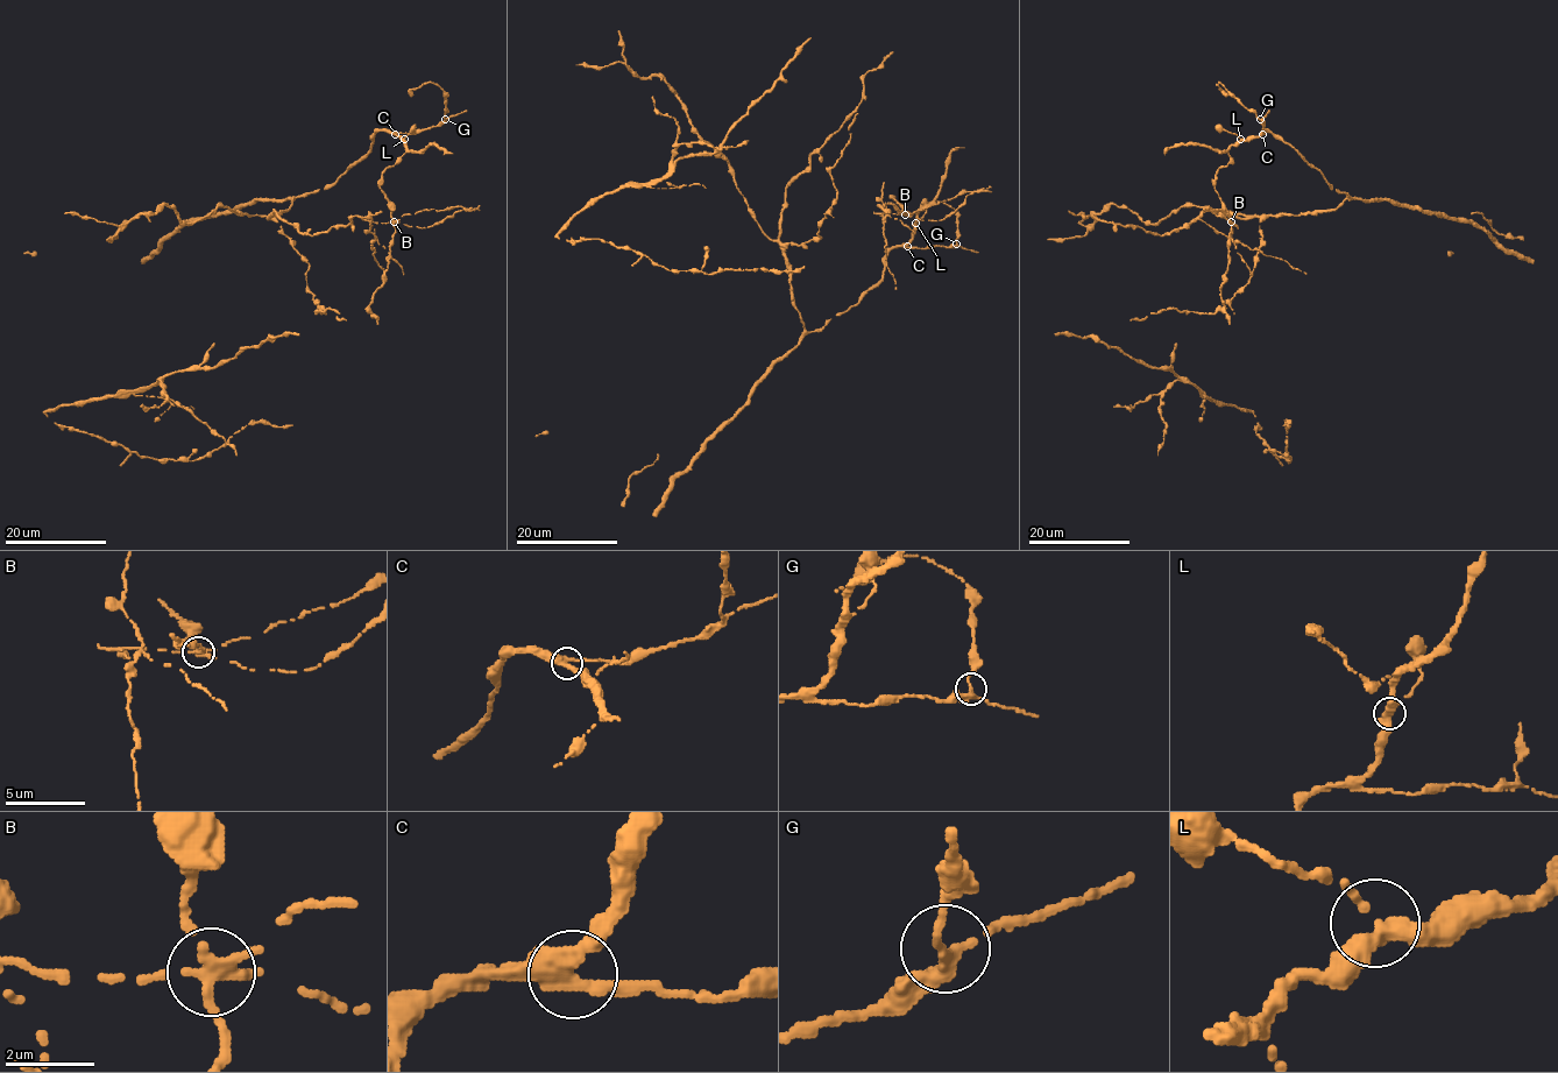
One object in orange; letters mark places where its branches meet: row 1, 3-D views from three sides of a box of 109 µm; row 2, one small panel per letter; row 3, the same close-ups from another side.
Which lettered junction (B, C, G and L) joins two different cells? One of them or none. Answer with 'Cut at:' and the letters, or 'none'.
Cut at: B

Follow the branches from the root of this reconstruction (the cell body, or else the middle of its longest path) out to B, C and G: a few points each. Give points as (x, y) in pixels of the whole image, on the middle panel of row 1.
B: (834, 166), (820, 237), (785, 249), (806, 331), (882, 279), (918, 213), (892, 197), (906, 214)
C: (834, 166), (837, 199), (820, 237), (785, 249), (805, 330), (855, 305), (882, 279), (884, 256), (907, 246)
G: (834, 166), (837, 199), (820, 237), (785, 249), (806, 331), (855, 305), (882, 279), (892, 248), (956, 244)

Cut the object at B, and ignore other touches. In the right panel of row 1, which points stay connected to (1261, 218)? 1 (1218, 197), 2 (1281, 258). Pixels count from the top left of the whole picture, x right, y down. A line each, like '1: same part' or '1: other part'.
1: same part
2: other part

